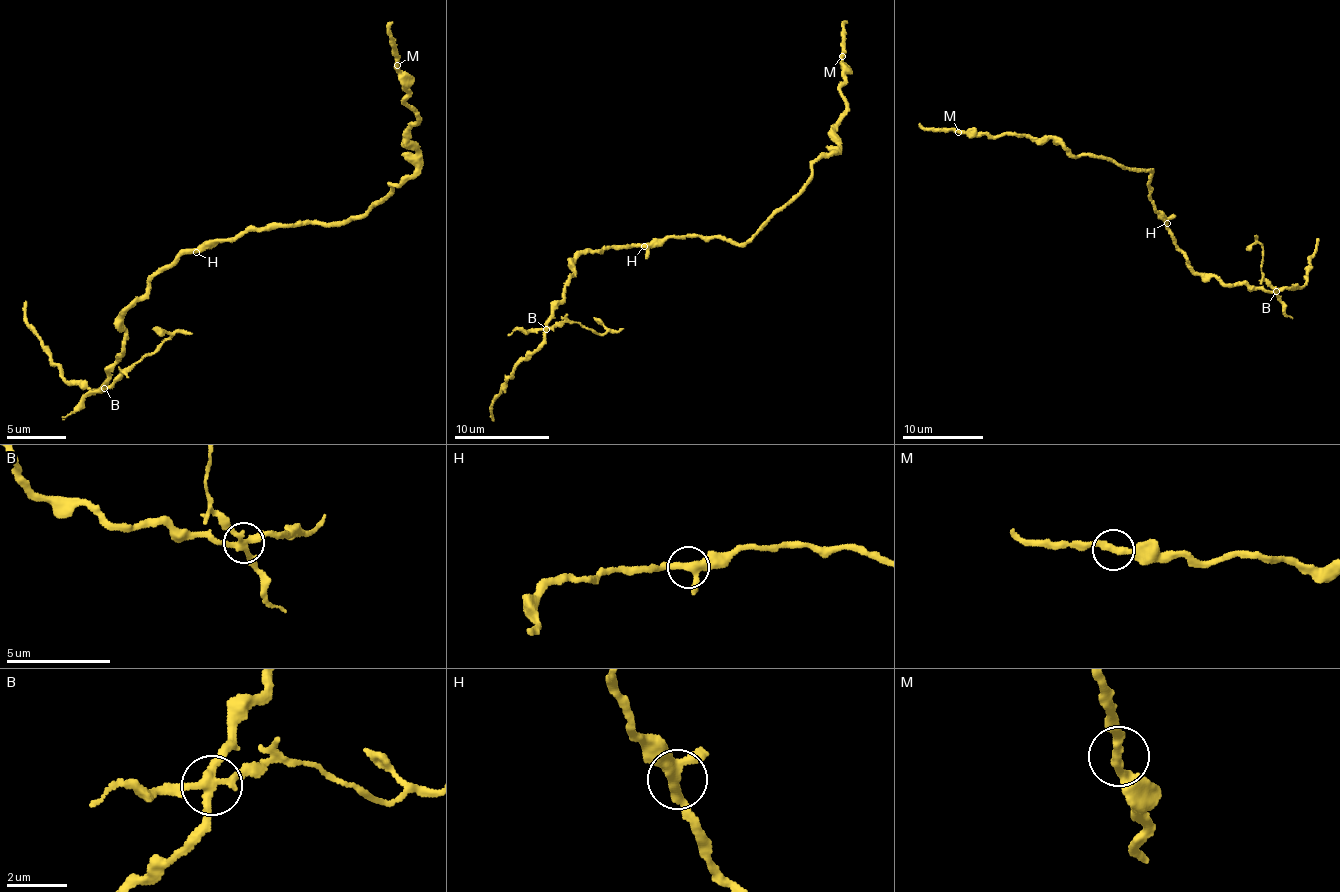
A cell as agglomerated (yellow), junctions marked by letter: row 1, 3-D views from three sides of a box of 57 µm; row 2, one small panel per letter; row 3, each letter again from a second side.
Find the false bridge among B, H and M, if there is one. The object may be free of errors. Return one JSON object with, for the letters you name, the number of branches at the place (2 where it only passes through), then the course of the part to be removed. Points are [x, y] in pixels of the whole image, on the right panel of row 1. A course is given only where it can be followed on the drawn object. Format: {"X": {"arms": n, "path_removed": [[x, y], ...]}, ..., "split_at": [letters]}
{"B": {"arms": 4, "path_removed": [[1276, 291], [1305, 285], [1310, 256], [1315, 252], [1319, 238]]}, "split_at": ["B"]}

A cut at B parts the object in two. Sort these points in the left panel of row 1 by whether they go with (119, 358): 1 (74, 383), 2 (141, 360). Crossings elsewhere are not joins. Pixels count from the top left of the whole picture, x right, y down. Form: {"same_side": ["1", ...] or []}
{"same_side": []}

